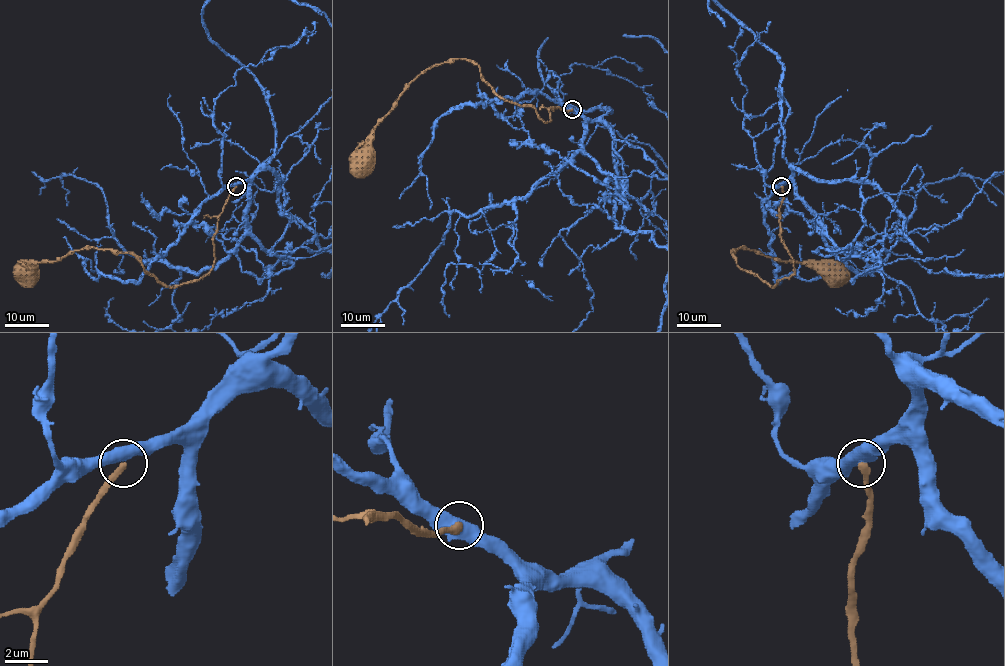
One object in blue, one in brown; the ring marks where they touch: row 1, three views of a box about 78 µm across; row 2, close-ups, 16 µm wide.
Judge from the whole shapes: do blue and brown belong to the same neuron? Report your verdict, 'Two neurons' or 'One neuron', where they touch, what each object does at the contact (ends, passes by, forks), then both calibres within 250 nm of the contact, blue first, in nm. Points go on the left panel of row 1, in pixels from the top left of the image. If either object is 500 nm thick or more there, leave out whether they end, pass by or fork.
Two neurons. Place: (236, 186). Thickness 600 nm (blue) against 340 nm

